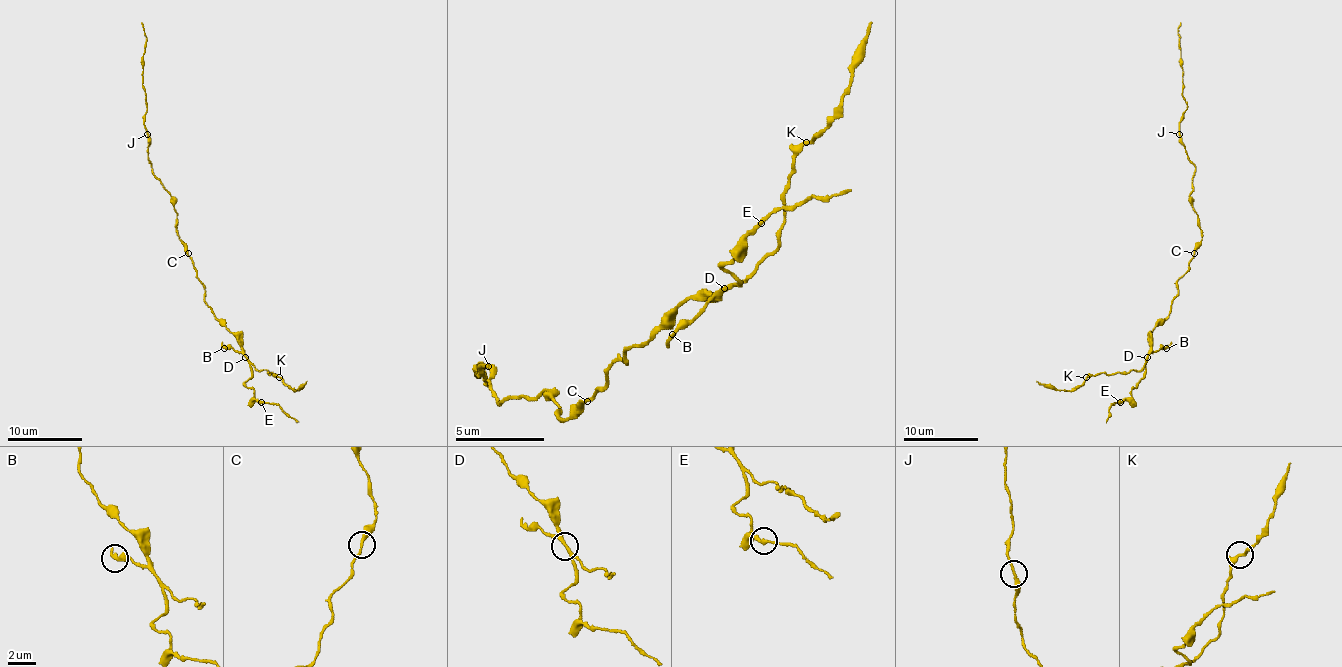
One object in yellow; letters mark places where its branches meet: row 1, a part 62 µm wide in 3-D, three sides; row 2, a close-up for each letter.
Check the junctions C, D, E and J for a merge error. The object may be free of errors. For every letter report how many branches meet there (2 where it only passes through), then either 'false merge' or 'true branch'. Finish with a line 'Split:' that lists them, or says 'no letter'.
C: branches 2; true branch
D: branches 2; false merge
E: branches 2; true branch
J: branches 2; true branch
Split: D

